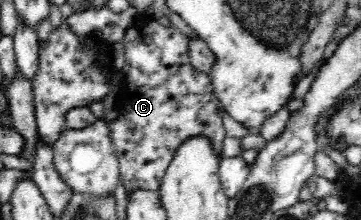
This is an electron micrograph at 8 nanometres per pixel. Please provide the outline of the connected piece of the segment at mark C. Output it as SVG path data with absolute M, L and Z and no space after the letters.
M159 17L139 19L124 29L122 42L126 61L119 71L122 73L122 79L114 108L115 113L119 110L121 114L106 124L111 131L109 137L119 162L120 184L124 186L128 194L135 190L151 190L159 193L160 183L163 182L166 169L176 156L177 148L191 136L208 136L214 148L218 150L220 158L223 158L222 144L227 138L223 116L221 116L224 106L213 94L214 89L209 74L195 70L191 64L189 40L186 34L173 25L170 27L161 25Z

